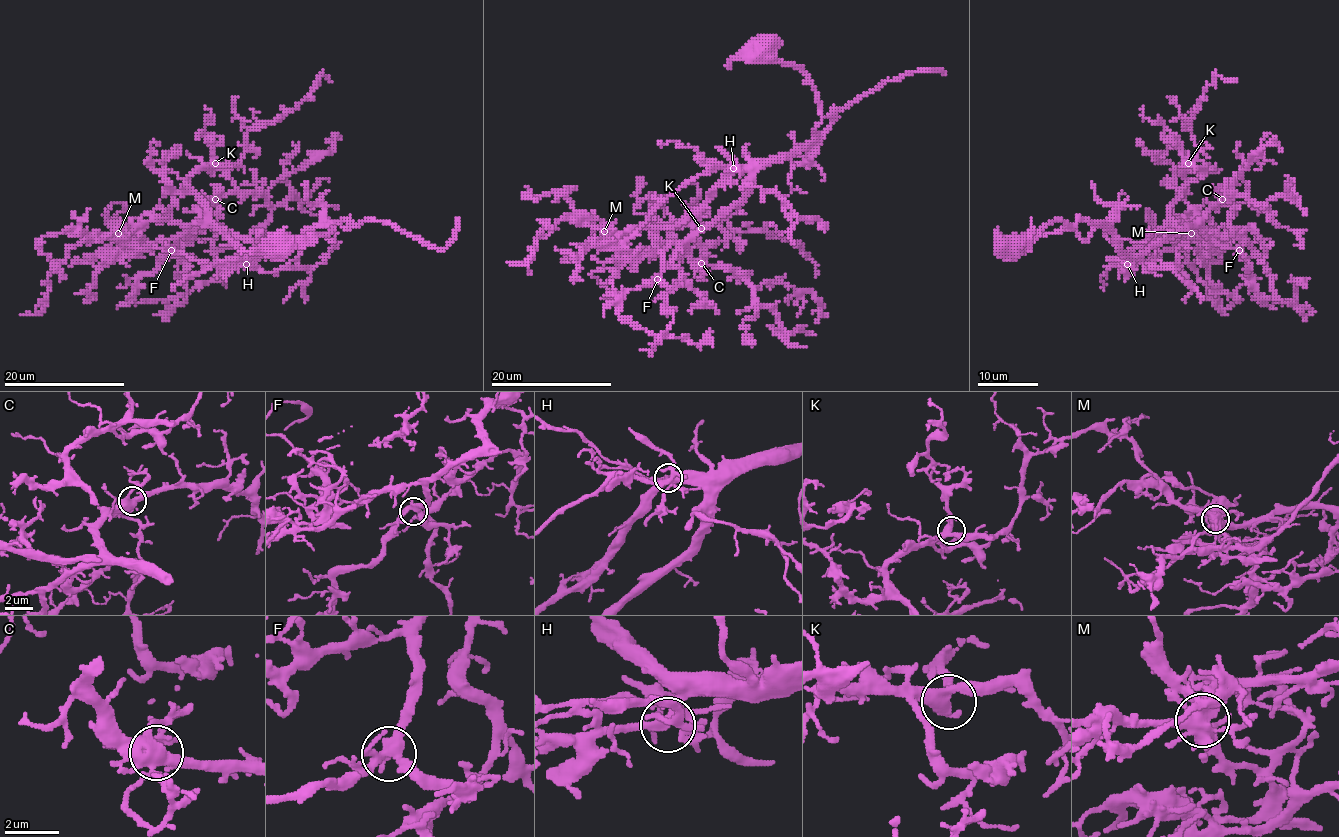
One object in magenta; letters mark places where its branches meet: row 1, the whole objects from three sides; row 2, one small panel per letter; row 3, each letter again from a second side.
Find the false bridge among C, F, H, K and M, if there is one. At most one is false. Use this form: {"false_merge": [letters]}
{"false_merge": ["M"]}

